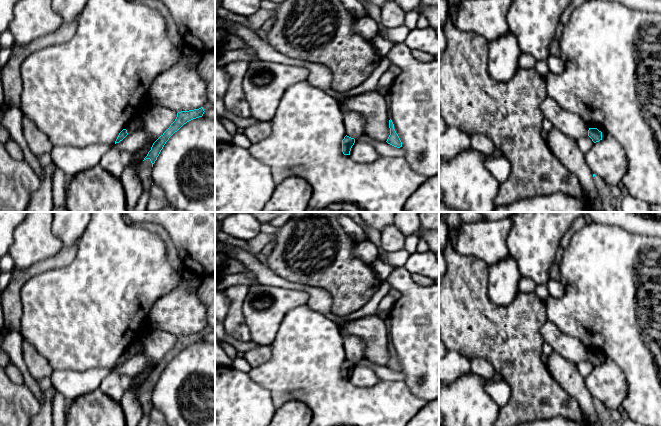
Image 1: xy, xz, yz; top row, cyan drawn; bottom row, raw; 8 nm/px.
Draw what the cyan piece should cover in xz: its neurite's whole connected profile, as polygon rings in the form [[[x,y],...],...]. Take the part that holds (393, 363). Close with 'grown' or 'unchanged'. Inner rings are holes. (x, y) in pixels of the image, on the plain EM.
[[[391,343],[389,344],[389,352],[390,352],[390,359],[386,366],[397,372],[402,371],[402,366],[394,353],[394,348]]] | unchanged

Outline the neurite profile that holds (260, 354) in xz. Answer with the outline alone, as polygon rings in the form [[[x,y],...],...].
[[[257,345],[254,349],[245,352],[244,358],[250,366],[257,367],[271,358],[271,345]]]

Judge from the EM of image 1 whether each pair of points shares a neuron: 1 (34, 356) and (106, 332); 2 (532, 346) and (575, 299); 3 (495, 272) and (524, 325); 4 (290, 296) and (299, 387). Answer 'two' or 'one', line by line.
1: two
2: two
3: two
4: two

